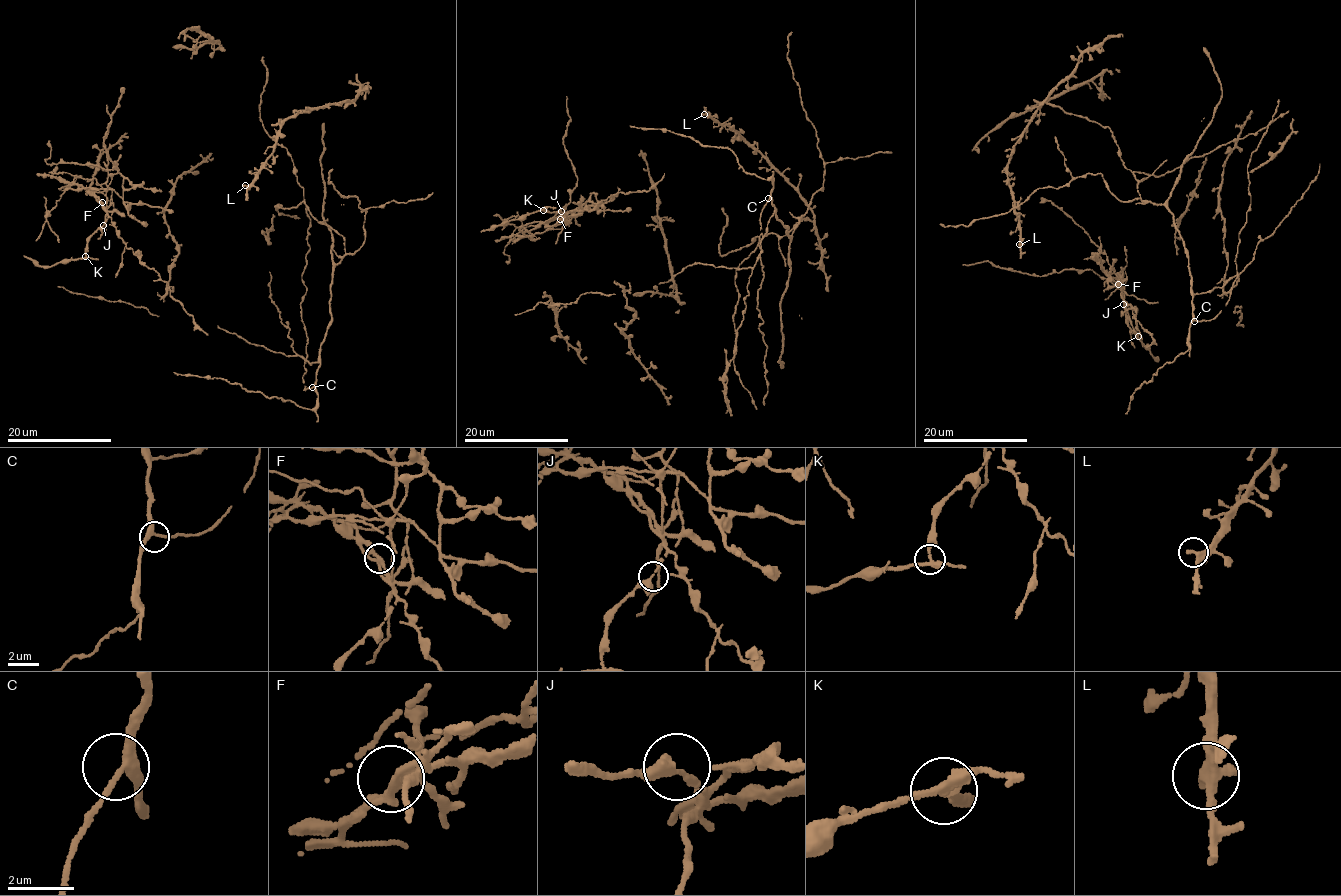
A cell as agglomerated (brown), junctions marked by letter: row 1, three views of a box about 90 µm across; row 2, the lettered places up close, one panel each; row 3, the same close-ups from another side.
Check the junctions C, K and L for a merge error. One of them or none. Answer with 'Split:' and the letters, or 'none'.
Split: K

